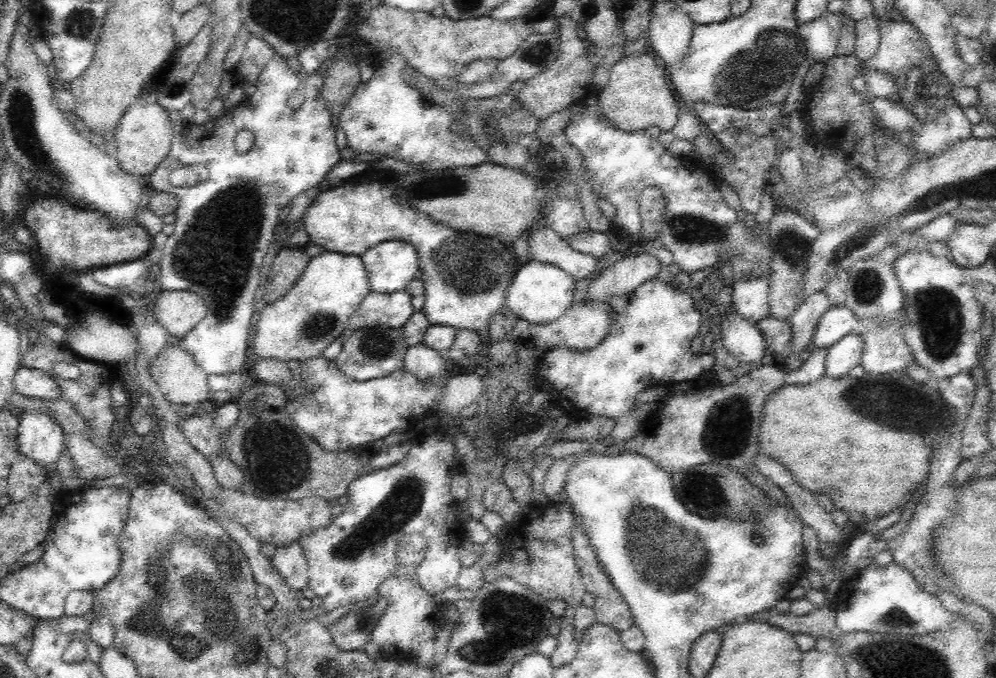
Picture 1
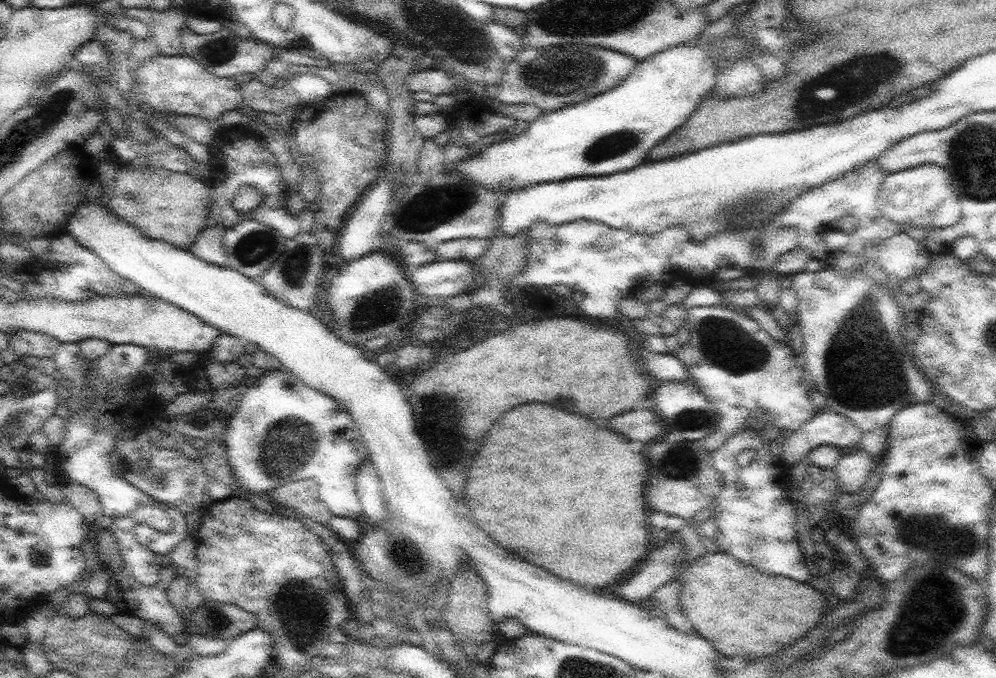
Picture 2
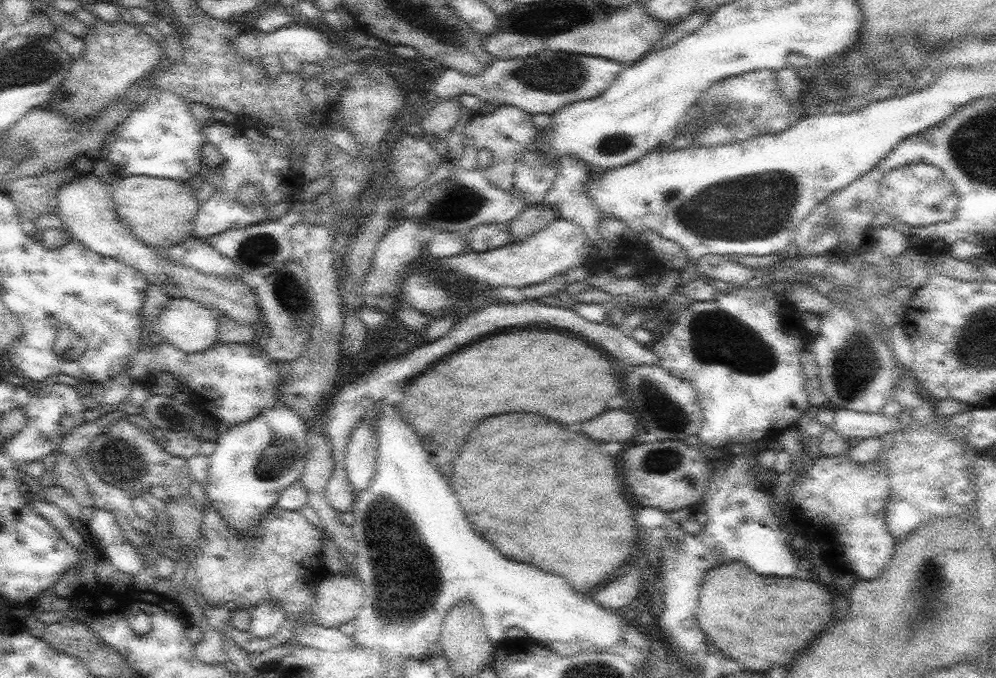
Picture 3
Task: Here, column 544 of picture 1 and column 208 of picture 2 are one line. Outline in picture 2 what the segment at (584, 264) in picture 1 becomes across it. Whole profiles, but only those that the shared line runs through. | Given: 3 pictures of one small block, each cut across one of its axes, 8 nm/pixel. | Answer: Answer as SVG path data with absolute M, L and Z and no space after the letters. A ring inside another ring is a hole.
M221 225L204 227L194 244L192 244L191 251L206 262L211 262L218 266L228 265L224 244L226 231L225 226Z

